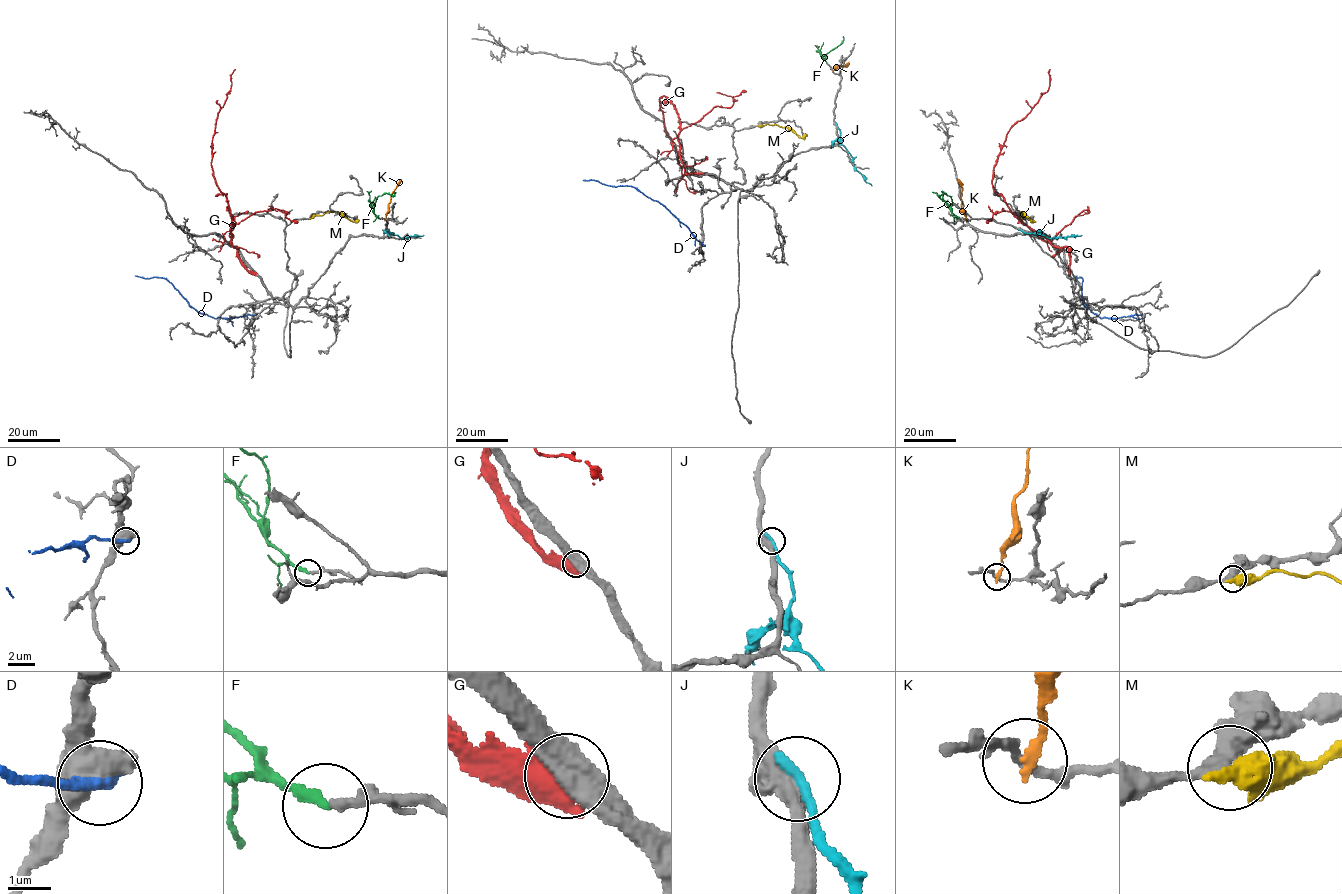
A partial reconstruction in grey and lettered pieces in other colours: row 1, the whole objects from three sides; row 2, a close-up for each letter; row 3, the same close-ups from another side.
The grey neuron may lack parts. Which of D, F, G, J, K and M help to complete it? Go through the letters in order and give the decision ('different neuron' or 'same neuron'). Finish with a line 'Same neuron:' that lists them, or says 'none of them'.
D: different neuron
F: same neuron
G: different neuron
J: different neuron
K: different neuron
M: different neuron
Same neuron: F

